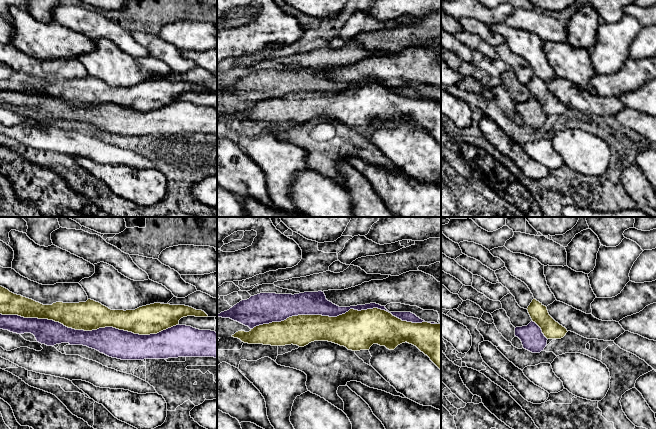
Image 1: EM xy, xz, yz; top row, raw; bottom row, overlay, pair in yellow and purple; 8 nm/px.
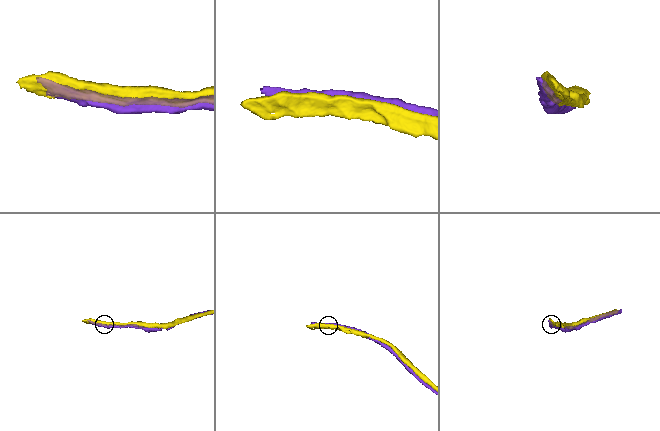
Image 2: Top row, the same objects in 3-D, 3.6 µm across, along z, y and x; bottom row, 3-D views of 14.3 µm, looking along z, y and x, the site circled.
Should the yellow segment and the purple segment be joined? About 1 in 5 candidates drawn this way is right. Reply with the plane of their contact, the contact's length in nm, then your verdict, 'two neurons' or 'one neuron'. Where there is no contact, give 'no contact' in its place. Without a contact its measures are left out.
contact in xy; length 1450 nm; two neurons

